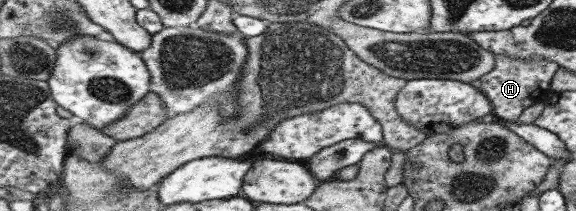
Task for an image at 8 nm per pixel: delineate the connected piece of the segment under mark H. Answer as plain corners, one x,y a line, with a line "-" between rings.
496,55
495,67
480,78
480,90
491,102
492,114
497,120
517,121
527,107
548,99
551,80
558,67
553,61
521,61
507,55

